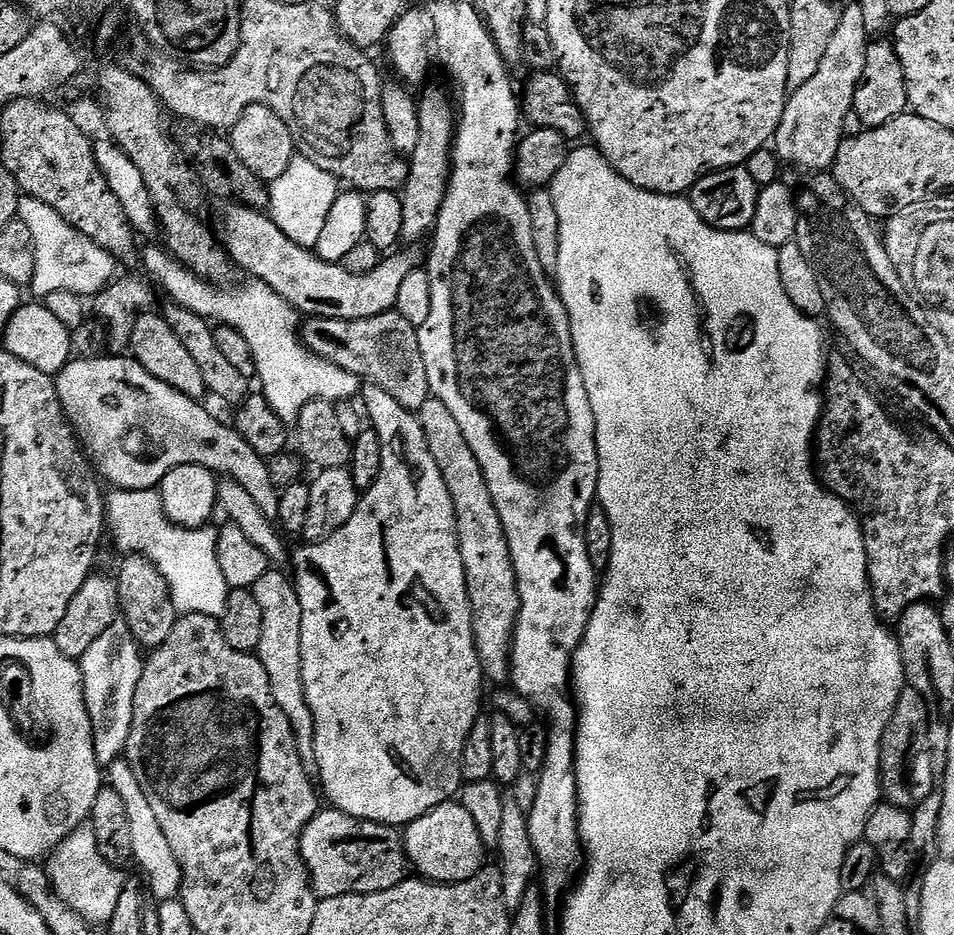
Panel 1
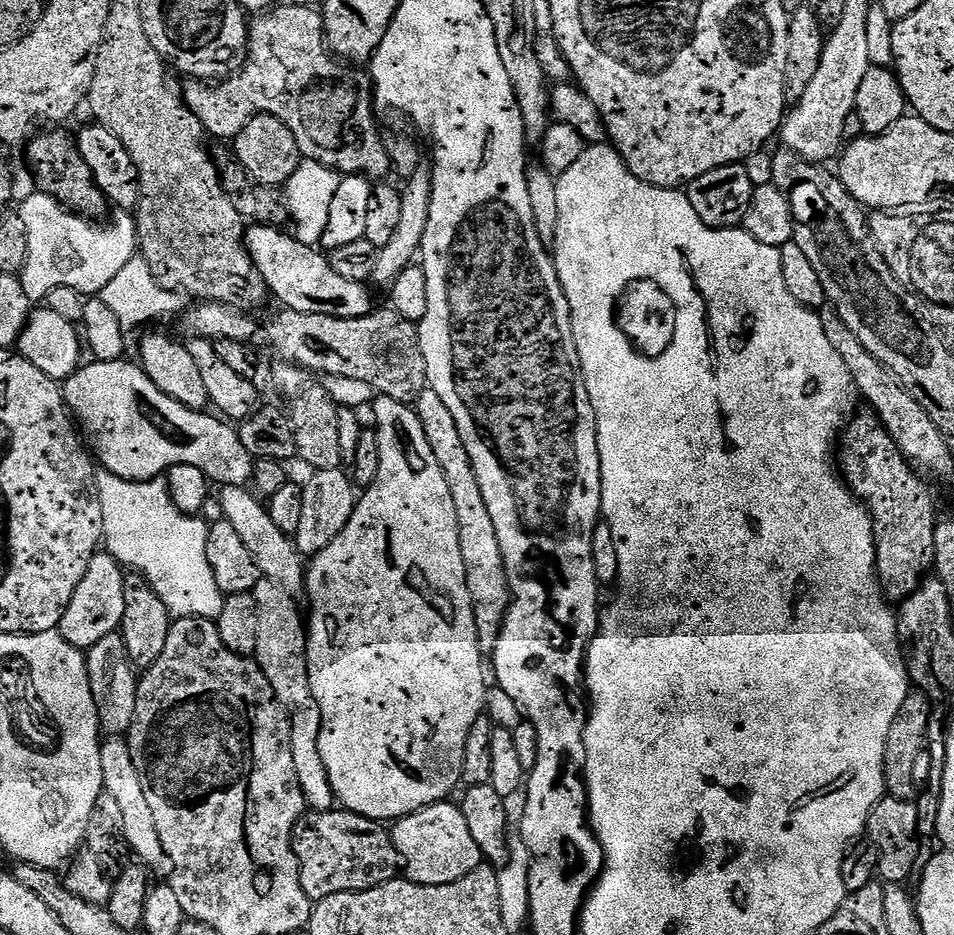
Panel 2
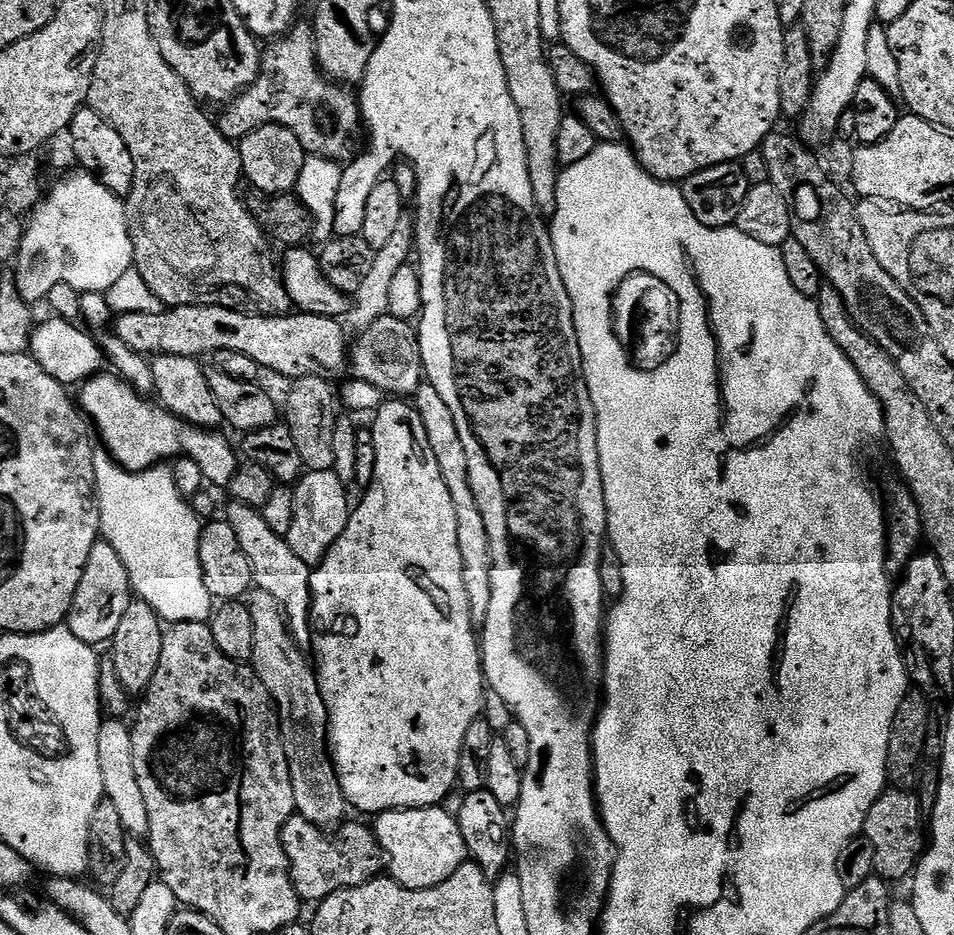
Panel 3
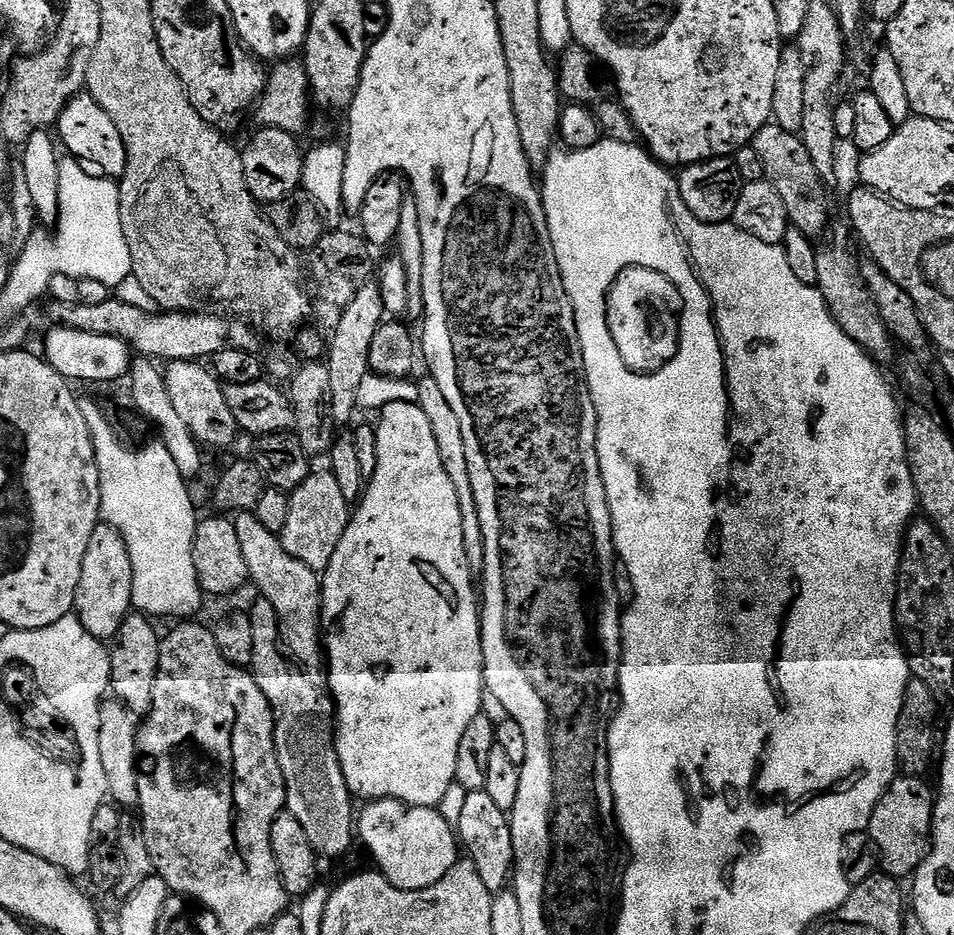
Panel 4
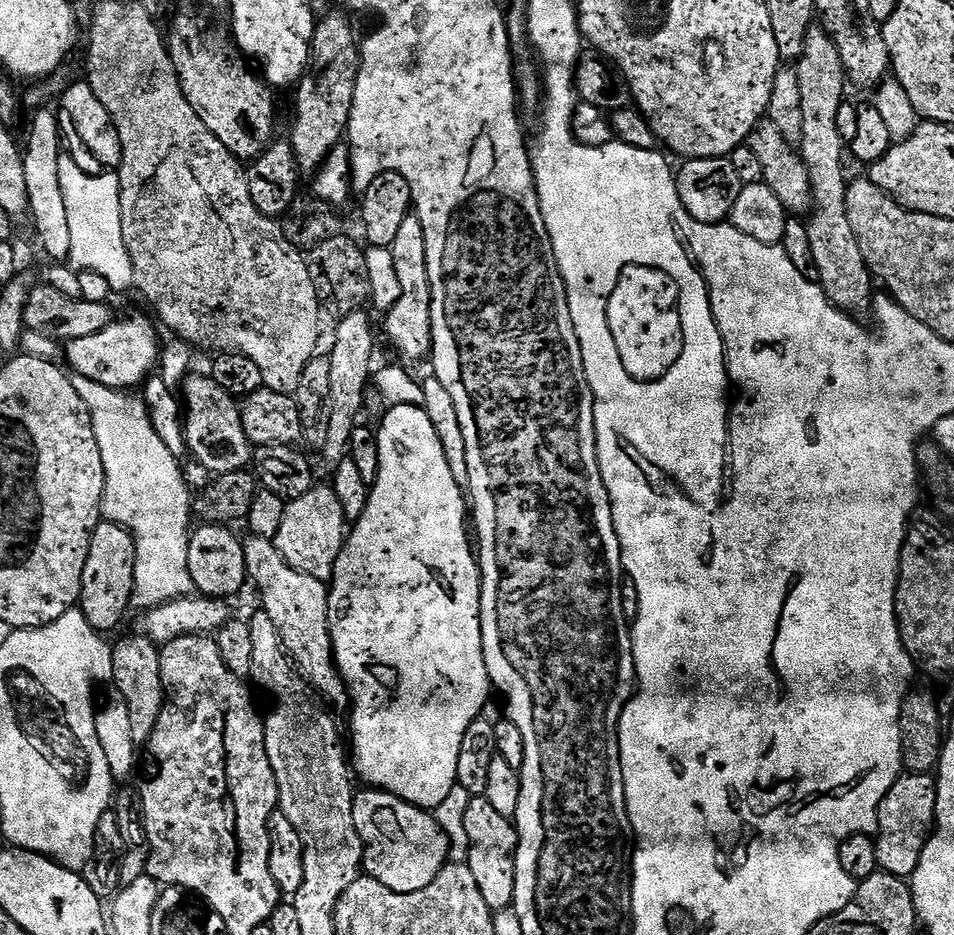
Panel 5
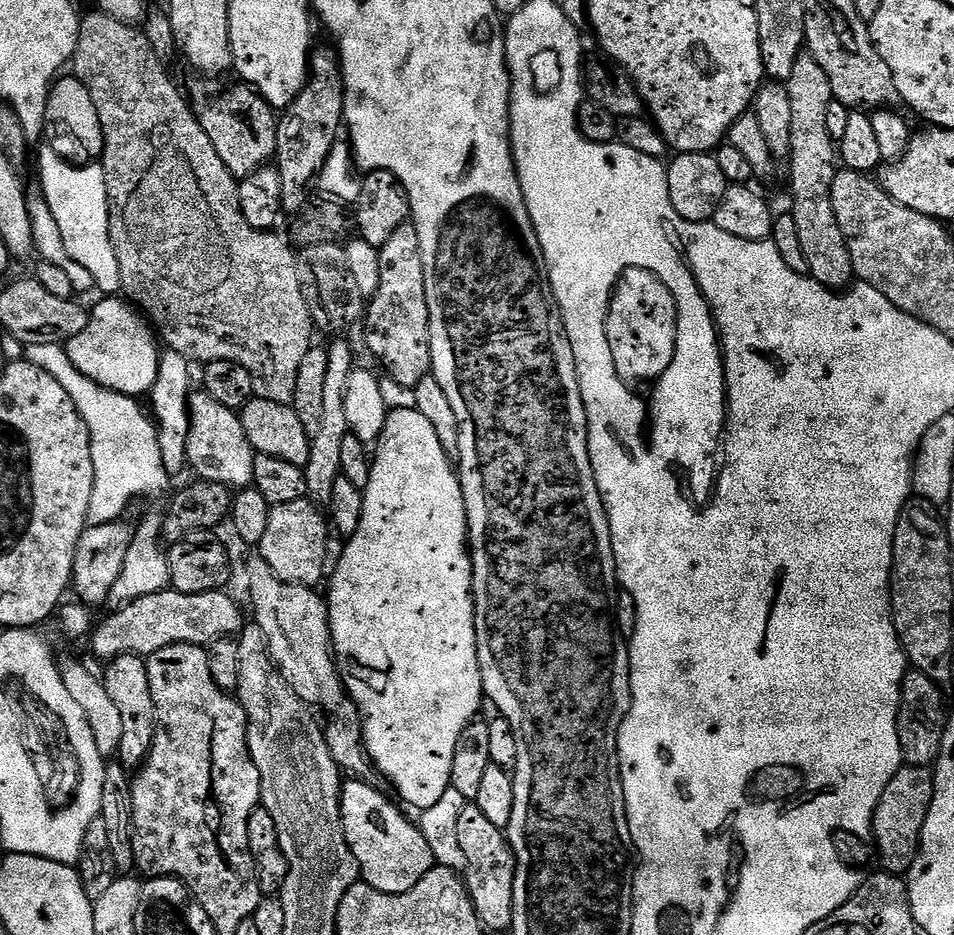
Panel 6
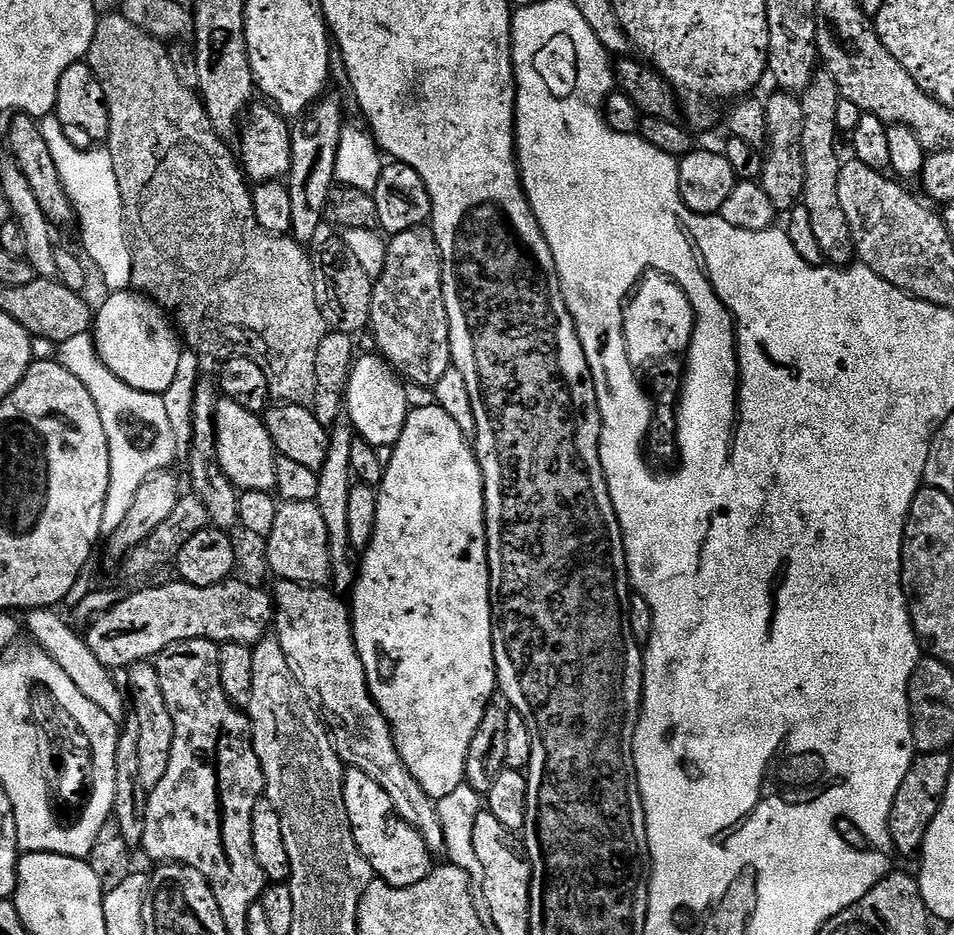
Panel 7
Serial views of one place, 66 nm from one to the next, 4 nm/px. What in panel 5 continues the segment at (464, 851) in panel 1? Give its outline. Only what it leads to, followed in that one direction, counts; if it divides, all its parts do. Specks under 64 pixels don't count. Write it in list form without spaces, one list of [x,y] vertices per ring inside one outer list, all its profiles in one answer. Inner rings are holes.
[[[383,790],[357,791],[353,802],[354,826],[364,843],[363,871],[373,880],[382,882],[390,890],[398,894],[410,894],[414,890],[422,890],[438,878],[438,874],[449,863],[448,836],[436,825],[436,820],[431,811],[417,808],[414,804],[407,804],[399,796]]]

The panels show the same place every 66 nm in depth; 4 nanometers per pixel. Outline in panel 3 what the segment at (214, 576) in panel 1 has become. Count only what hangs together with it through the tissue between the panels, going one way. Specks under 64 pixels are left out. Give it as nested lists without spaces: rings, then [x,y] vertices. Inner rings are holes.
[[[100,446],[94,450],[94,470],[101,537],[105,543],[117,550],[130,574],[133,593],[146,601],[160,616],[161,621],[169,625],[186,621],[207,623],[214,611],[214,598],[202,576],[198,553],[201,546],[202,521],[191,503],[178,490],[173,469],[163,464],[133,473],[117,464],[107,449]]]

